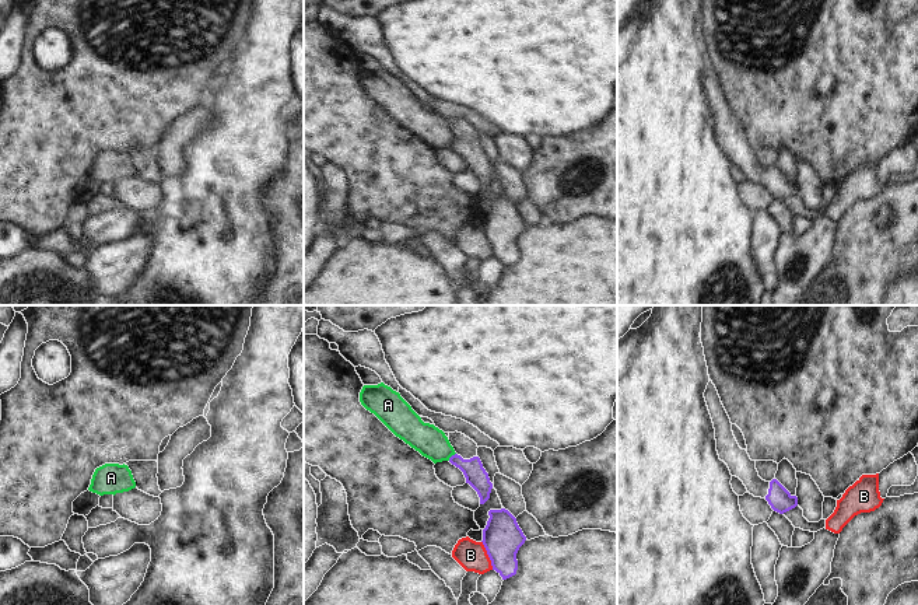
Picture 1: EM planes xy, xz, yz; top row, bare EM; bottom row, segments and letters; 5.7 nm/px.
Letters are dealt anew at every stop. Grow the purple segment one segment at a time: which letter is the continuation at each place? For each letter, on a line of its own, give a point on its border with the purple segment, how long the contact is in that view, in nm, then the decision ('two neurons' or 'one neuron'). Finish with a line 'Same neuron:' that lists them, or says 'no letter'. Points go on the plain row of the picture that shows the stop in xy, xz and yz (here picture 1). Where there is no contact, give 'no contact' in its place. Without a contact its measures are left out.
A: xz (451, 143) | 60 nm | two neurons
B: xz (487, 240) | 180 nm | two neurons
Same neuron: no letter

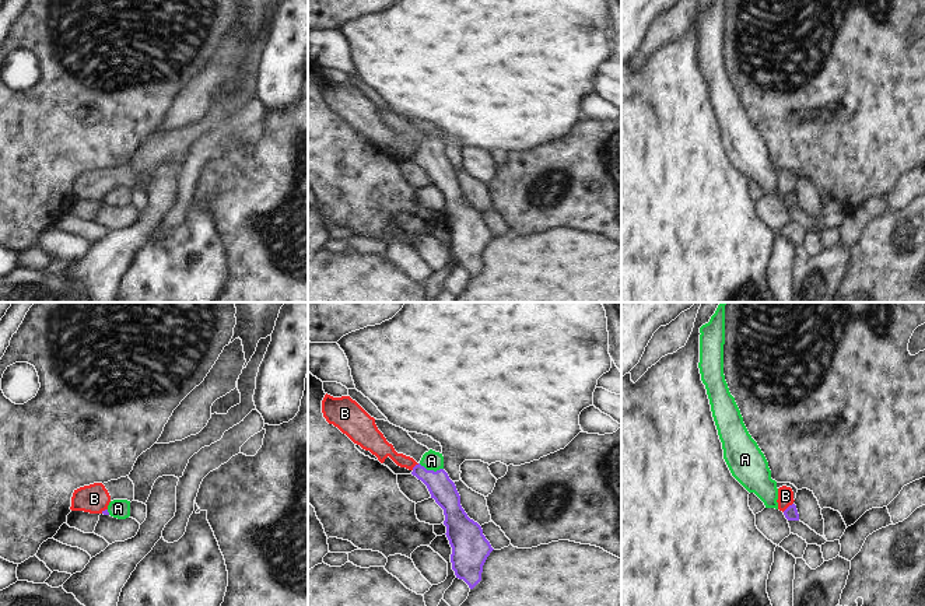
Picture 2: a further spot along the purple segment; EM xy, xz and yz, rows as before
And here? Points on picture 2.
A: xz (431, 157) | 150 nm | one neuron
B: yz (788, 193) | 80 nm | two neurons
Same neuron: A

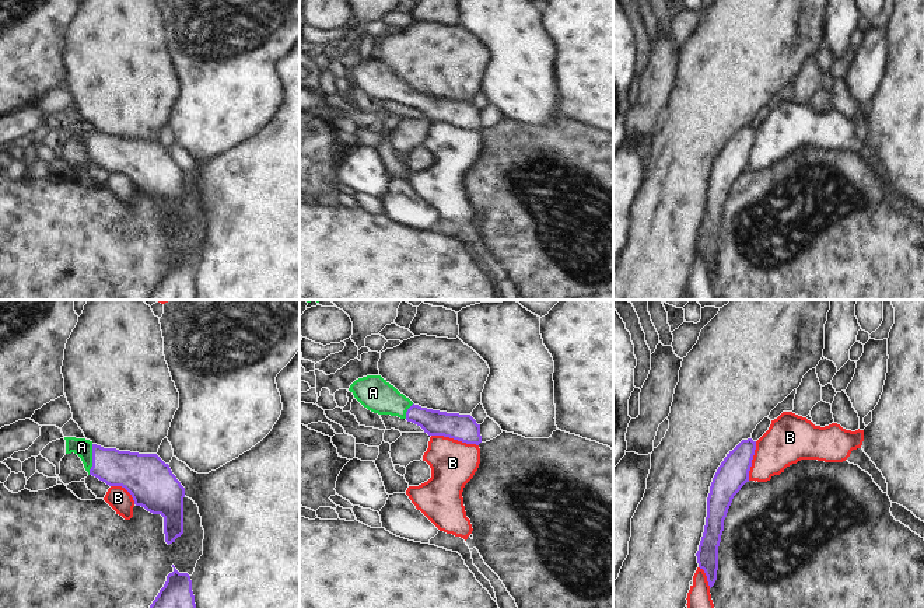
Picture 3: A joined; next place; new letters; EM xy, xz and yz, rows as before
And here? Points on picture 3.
A: xy (93, 146) | 180 nm | one neuron
B: xz (455, 125) | 280 nm | two neurons
Same neuron: A

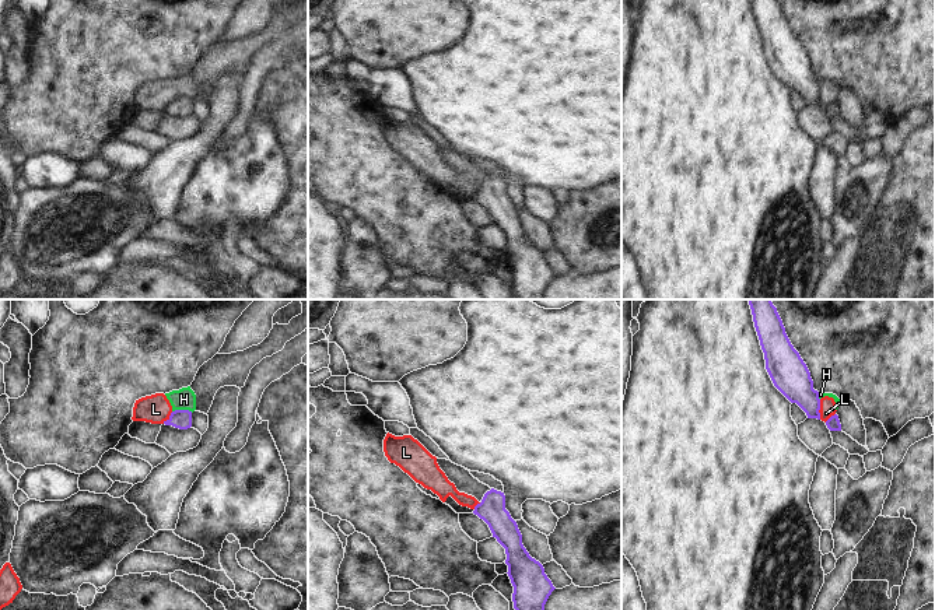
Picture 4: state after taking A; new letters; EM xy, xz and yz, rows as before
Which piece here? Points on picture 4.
H: xy (182, 97) | 120 nm | two neurons
L: yz (819, 95) | 120 nm | two neurons
Same neuron: no letter

